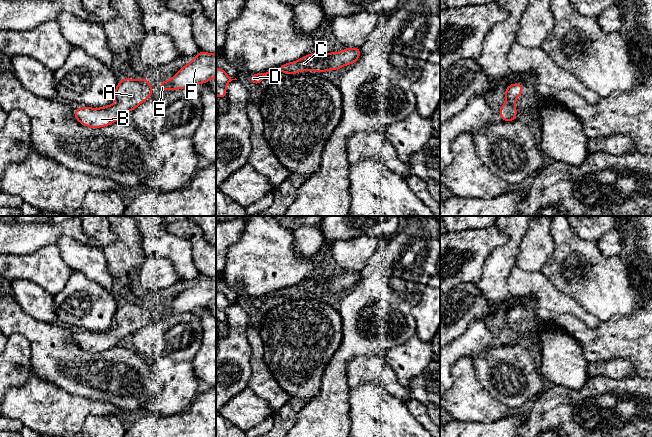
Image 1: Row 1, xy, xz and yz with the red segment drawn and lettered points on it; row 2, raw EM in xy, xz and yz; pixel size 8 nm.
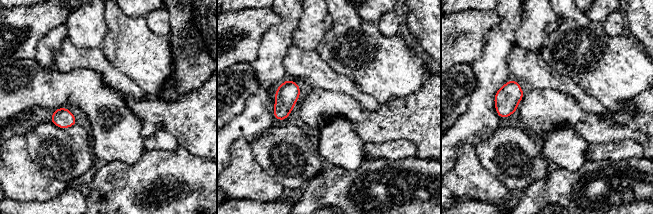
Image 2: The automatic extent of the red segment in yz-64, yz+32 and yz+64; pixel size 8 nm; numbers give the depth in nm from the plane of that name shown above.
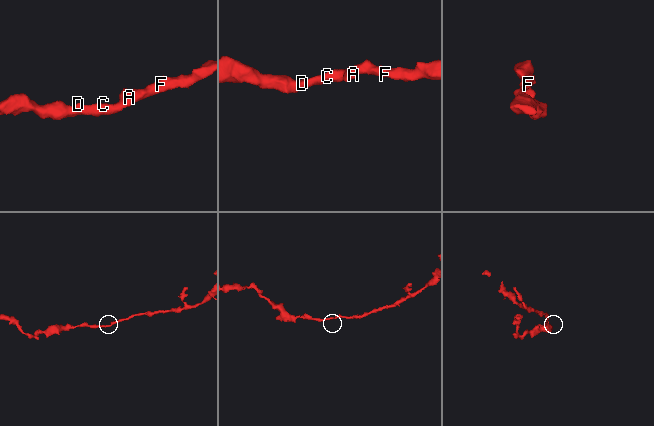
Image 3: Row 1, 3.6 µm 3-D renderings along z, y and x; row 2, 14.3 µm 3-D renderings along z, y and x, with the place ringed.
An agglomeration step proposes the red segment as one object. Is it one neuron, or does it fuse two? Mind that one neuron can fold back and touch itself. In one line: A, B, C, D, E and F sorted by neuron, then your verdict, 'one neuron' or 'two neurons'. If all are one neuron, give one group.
groups A B C D E F; one neuron

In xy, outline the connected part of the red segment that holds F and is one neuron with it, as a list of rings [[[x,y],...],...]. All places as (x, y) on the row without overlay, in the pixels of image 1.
[[[199,275],[197,280],[183,290],[169,305],[161,304],[161,315],[184,313],[204,308],[216,301],[216,278]]]

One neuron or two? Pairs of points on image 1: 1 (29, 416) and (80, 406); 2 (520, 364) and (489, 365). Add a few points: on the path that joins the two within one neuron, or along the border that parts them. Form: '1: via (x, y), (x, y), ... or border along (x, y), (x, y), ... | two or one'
1: via (42, 411), (67, 411) | one
2: via (512, 365), (497, 365) | one

